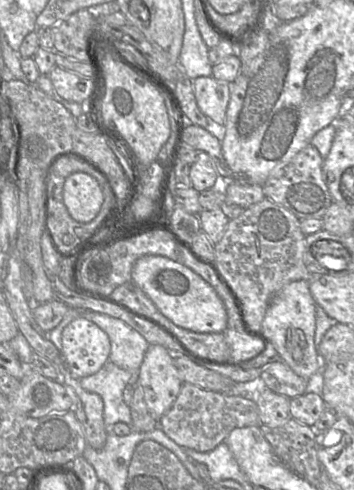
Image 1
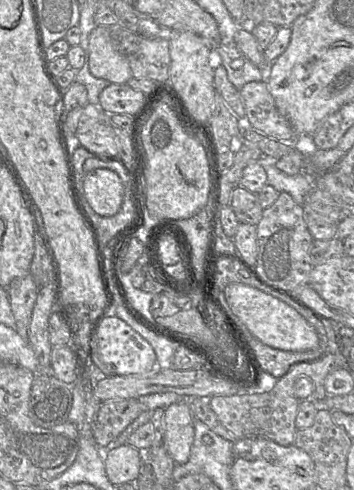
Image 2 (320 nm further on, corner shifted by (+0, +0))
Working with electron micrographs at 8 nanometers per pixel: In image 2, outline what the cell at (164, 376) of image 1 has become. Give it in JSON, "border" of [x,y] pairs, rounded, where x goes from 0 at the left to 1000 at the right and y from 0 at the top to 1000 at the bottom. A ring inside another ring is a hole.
{"border":[[[528,816],[463,835],[466,880],[460,906],[494,947],[534,939],[548,898],[548,847]]]}

